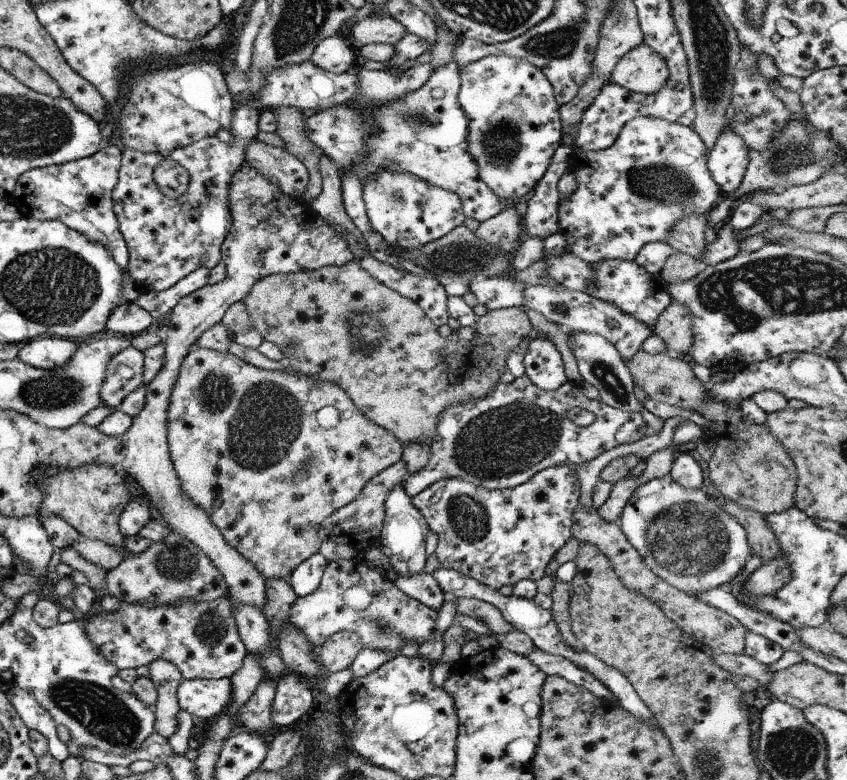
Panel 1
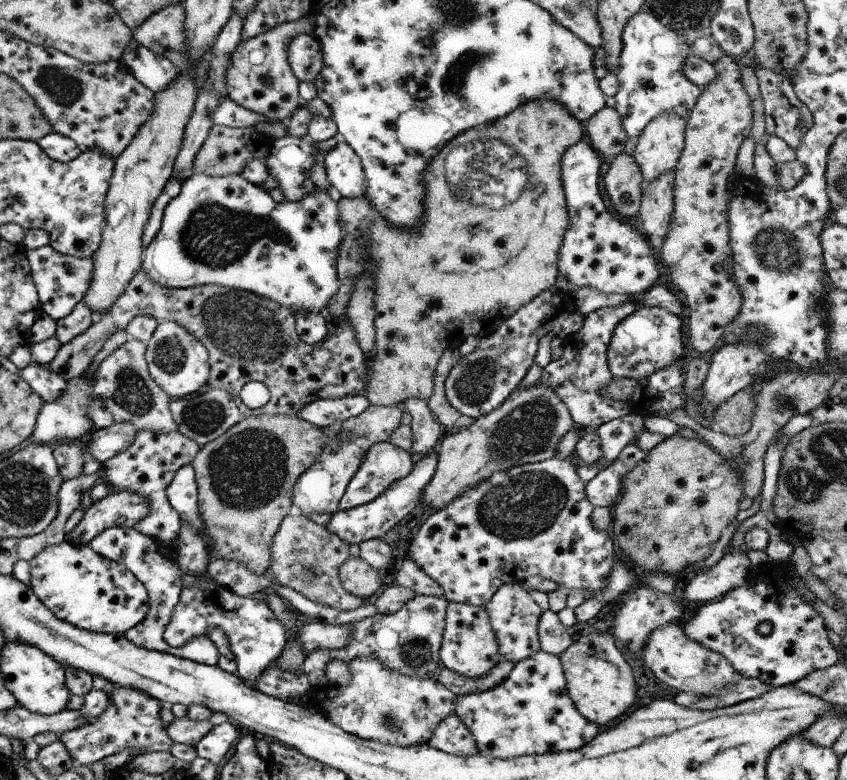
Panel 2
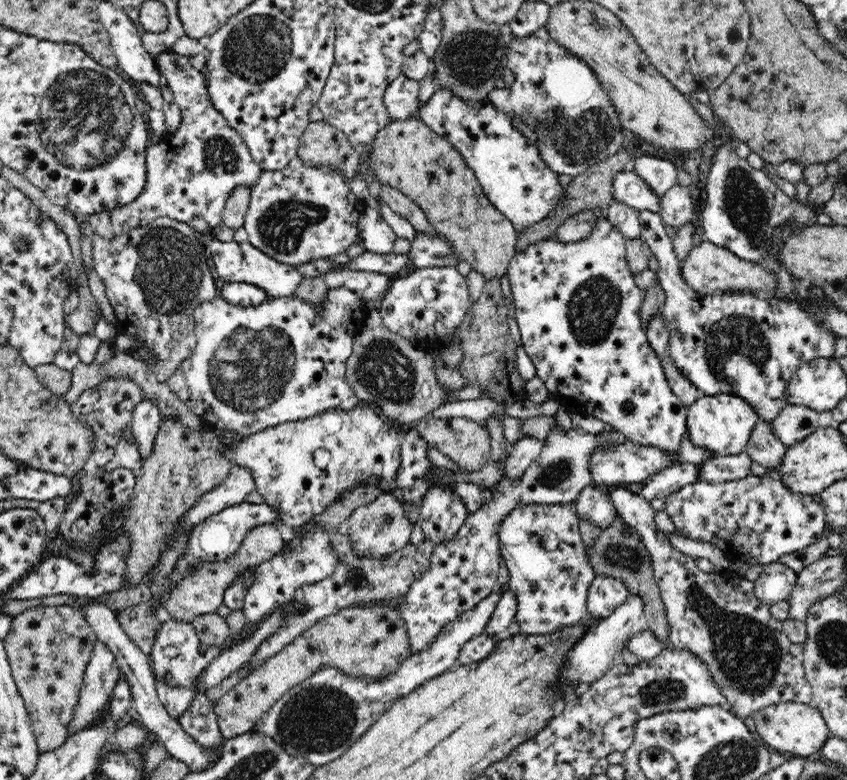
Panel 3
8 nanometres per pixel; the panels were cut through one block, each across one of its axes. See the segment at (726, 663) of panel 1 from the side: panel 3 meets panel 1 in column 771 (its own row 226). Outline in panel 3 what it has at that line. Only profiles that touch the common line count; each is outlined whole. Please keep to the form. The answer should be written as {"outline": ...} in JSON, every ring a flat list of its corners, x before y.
{"outline":[[676,184,661,196,659,215,665,224,676,229,686,222,691,222,695,207,688,186]]}

